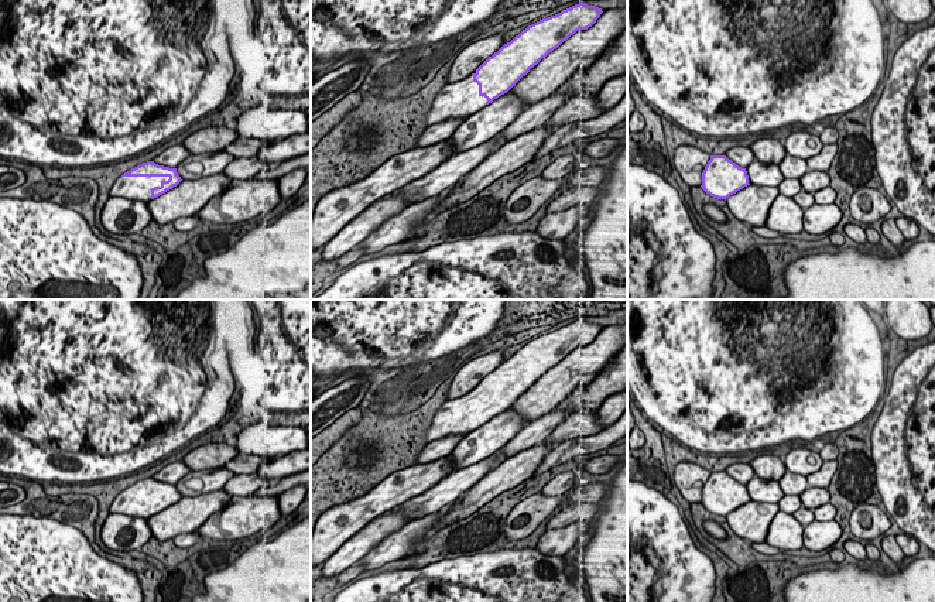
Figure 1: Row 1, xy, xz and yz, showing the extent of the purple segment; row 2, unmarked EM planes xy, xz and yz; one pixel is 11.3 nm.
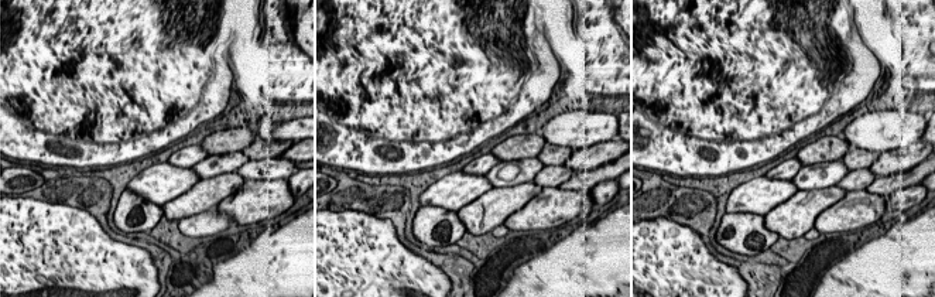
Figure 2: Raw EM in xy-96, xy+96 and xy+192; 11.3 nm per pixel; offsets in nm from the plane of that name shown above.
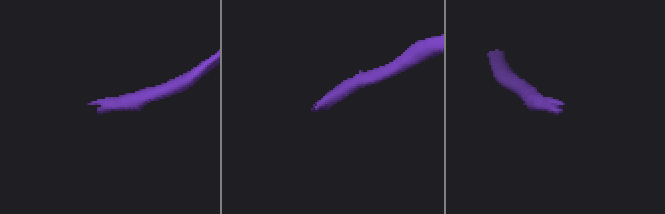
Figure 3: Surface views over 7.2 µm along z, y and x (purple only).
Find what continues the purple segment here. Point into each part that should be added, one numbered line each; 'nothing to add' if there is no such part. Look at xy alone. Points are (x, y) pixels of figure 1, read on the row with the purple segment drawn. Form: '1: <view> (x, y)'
1: xy (136, 188)

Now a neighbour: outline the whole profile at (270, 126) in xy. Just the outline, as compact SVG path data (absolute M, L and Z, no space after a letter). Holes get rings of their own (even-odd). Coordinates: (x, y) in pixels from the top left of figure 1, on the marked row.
M246 110L236 120L239 137L258 138L266 143L284 140L292 134L309 133L309 122L304 110Z

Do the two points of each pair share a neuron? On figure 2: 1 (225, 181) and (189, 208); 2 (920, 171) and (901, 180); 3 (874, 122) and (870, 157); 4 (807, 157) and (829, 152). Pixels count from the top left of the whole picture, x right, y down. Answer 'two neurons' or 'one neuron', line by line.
1: one neuron
2: one neuron
3: two neurons
4: one neuron

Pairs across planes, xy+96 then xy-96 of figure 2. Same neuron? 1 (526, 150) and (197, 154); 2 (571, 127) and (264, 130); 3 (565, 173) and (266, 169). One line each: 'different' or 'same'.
1: different
2: same
3: same

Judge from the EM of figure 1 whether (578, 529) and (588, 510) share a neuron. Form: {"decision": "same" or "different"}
{"decision": "different"}

